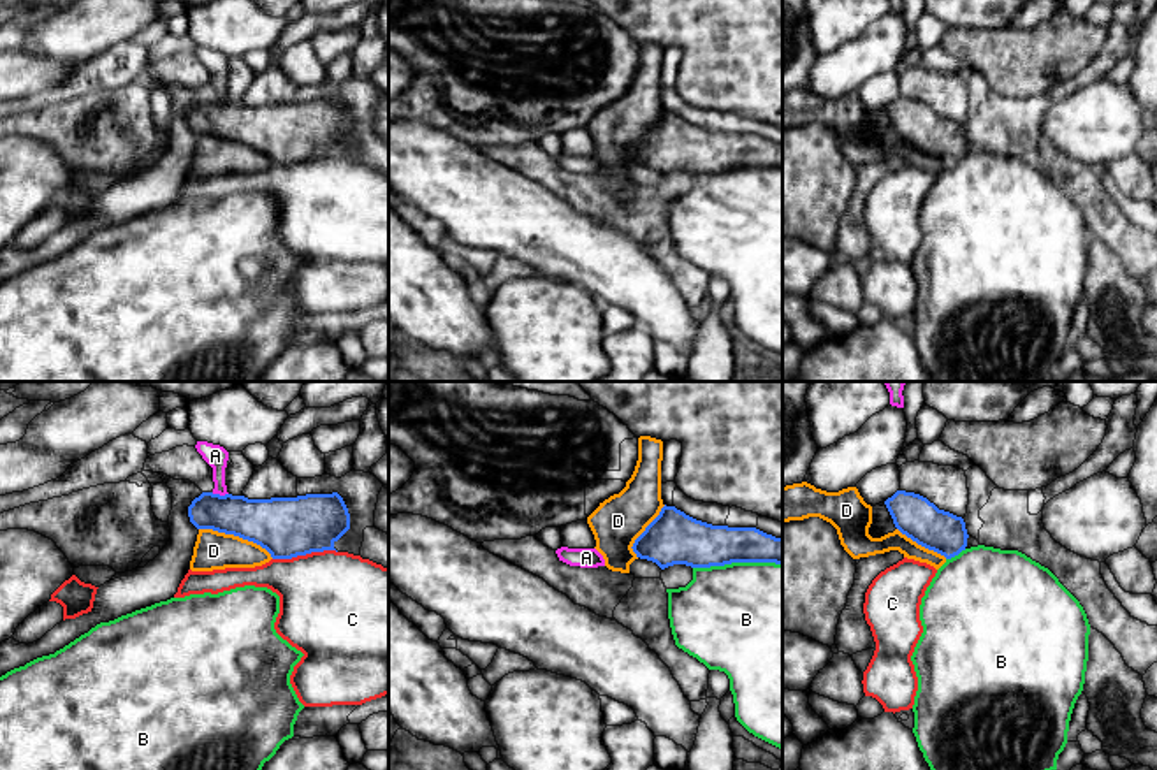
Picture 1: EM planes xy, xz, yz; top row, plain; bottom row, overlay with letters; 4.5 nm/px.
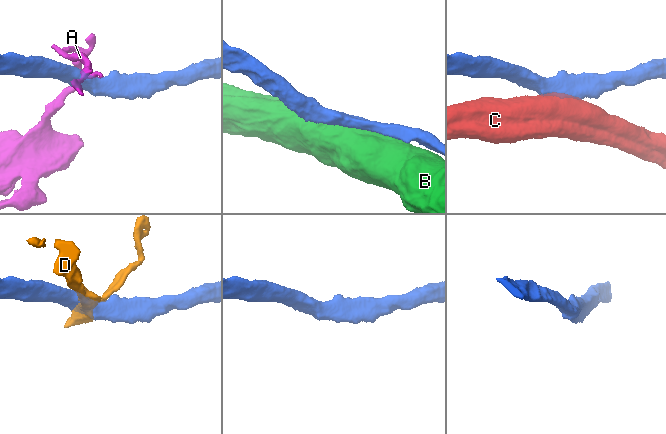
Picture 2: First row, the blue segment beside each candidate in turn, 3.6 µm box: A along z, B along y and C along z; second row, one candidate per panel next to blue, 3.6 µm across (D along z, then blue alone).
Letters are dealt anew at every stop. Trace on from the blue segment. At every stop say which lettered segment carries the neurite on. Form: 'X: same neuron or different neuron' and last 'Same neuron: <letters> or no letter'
A: different neuron
B: different neuron
C: different neuron
D: same neuron
Same neuron: D

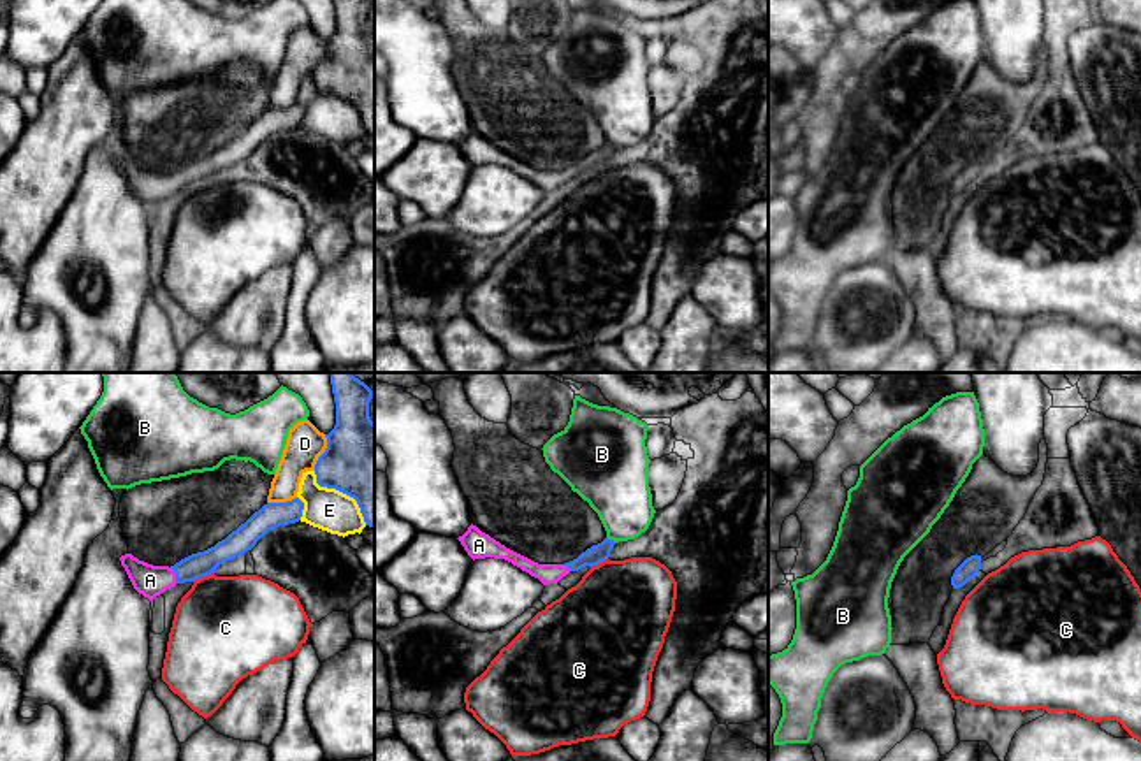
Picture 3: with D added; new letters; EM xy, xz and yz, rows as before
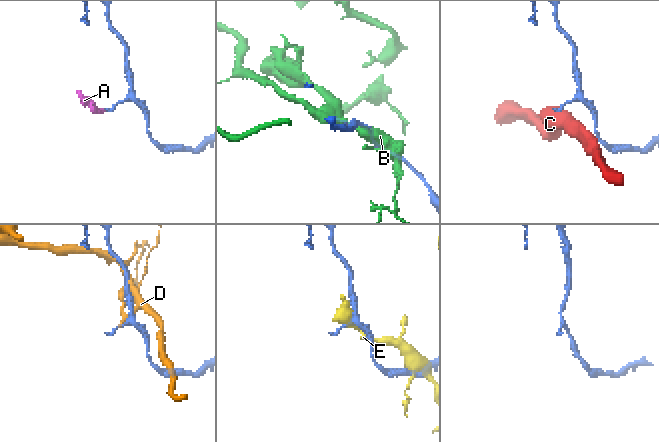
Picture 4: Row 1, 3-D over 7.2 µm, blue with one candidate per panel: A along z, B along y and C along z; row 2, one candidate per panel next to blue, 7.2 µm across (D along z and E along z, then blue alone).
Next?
A: same neuron
B: different neuron
C: different neuron
D: different neuron
E: different neuron
Same neuron: A

